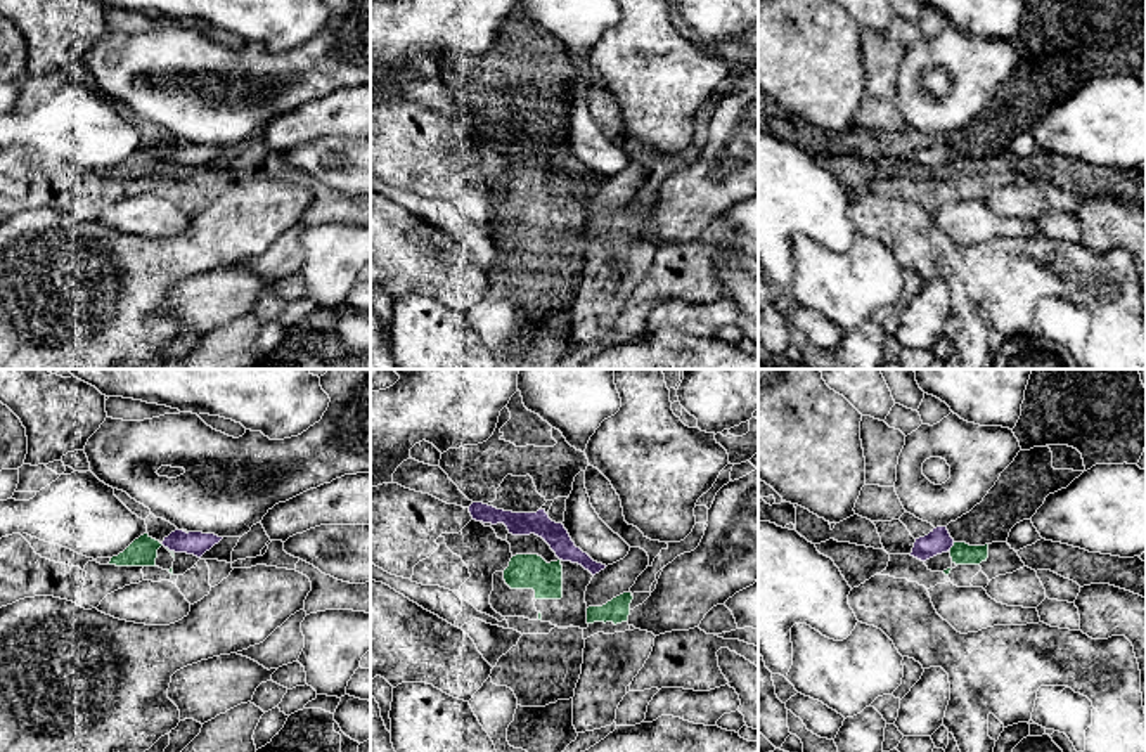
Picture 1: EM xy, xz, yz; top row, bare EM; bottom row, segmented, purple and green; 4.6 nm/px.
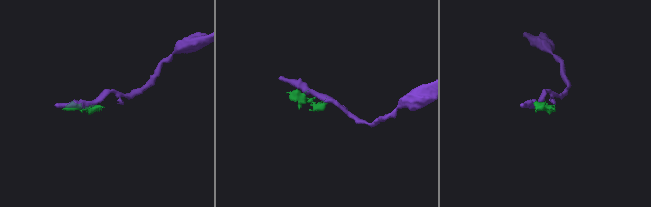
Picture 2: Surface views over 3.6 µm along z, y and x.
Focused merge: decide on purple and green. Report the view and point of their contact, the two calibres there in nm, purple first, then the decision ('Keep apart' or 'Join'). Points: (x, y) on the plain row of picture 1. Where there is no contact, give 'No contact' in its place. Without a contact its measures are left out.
Touches purple at yz (951, 158). Thickness 120 nm (purple) against 110 nm. Keep apart

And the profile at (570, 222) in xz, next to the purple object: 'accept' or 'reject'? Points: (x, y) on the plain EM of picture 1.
reject

